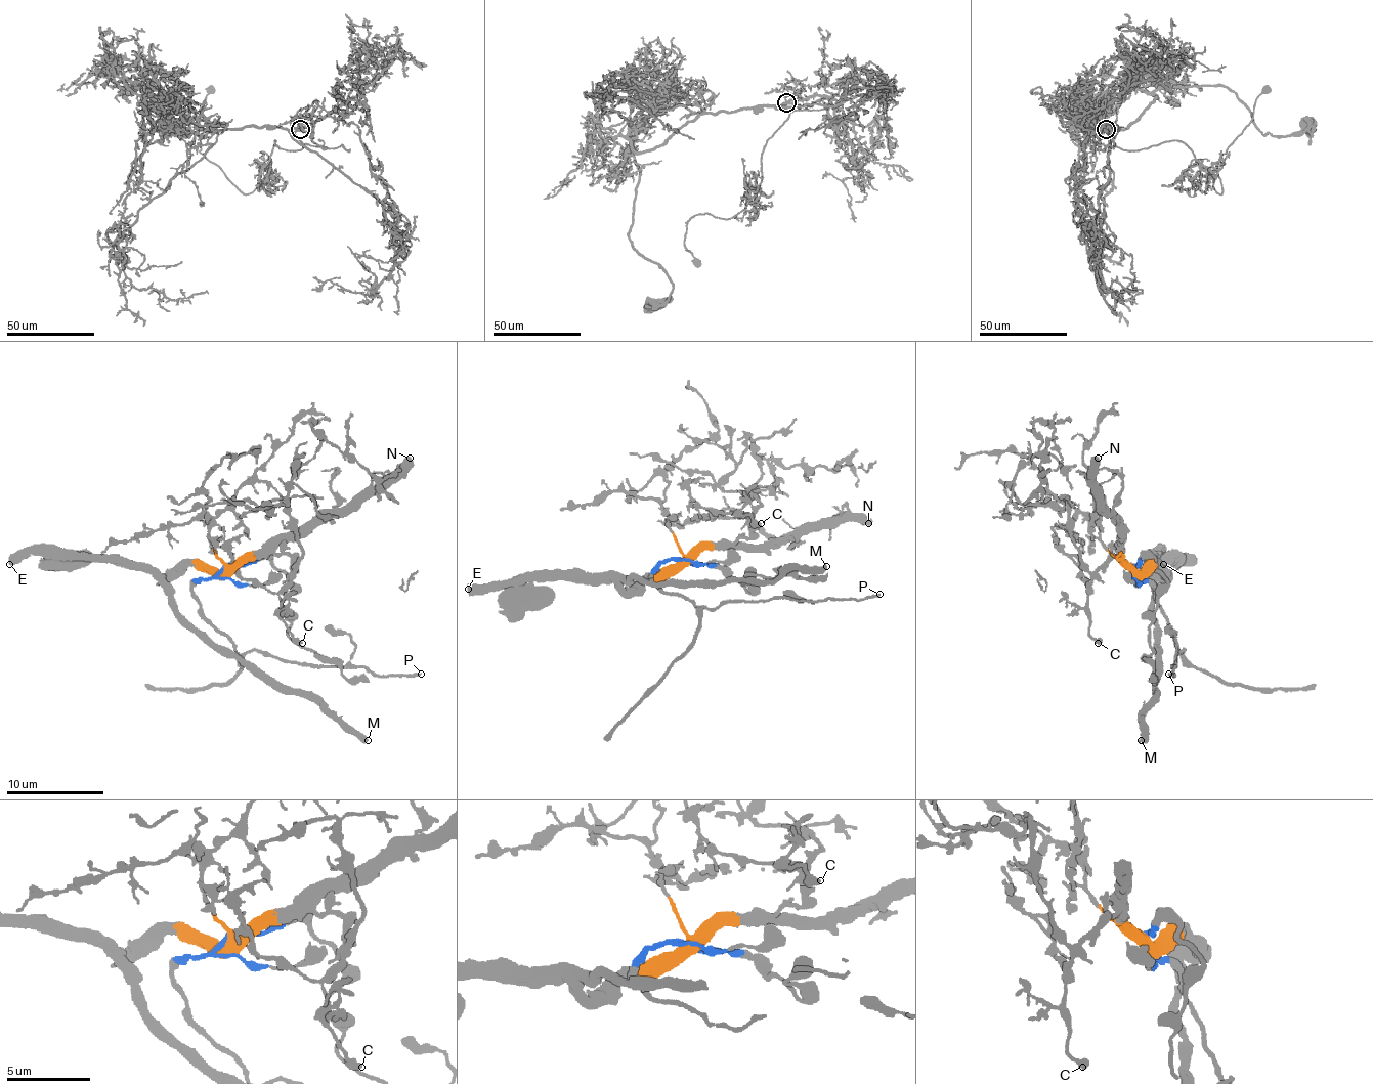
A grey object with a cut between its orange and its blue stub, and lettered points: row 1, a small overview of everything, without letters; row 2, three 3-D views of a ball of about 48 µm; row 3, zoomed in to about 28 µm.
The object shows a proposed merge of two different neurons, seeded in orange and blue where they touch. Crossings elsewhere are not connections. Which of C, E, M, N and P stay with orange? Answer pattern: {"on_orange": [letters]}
{"on_orange": ["C", "E", "M", "N"]}

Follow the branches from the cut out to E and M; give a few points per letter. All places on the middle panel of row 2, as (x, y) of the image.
E: (683, 560), (667, 565), (652, 577), (640, 577), (628, 587), (610, 579), (548, 579), (479, 584), (467, 590)
M: (683, 560), (633, 587), (623, 587), (628, 579), (768, 582), (780, 579), (790, 570), (817, 570), (826, 565)

